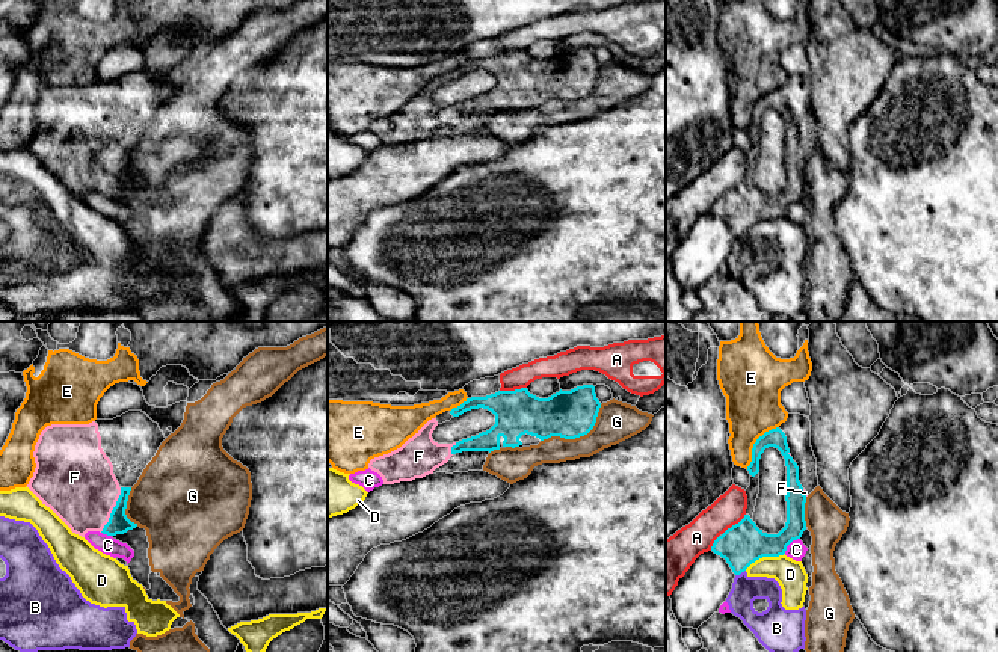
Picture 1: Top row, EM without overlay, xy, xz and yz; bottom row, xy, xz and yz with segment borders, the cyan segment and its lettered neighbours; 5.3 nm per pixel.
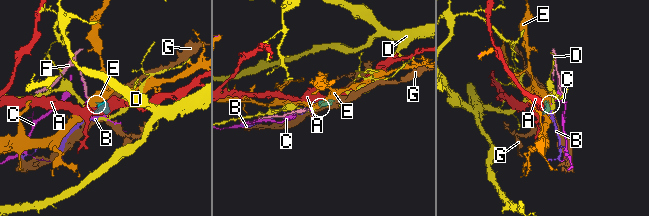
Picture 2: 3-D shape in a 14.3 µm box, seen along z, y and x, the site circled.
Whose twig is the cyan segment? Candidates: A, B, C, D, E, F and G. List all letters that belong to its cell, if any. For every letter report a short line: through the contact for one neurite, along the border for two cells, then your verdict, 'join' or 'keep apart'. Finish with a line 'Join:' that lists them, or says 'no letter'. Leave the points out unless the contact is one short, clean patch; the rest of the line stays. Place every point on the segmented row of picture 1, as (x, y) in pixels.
A: keep apart
B: line yz (745, 569), (736, 575); keep apart
C: line yz (799, 538), (784, 553); keep apart
D: line yz (784, 553), (763, 556), (745, 569); keep apart
E: keep apart
F: join
G: keep apart
Join: F

